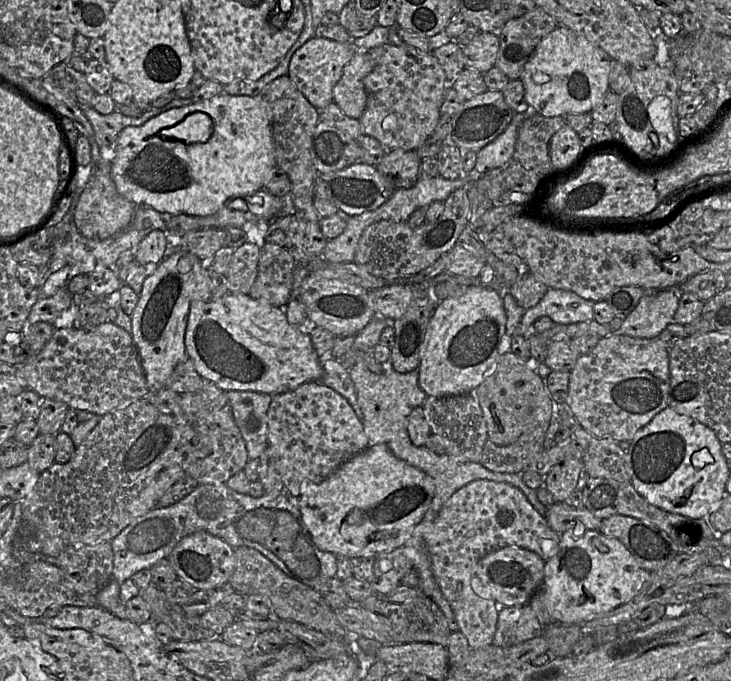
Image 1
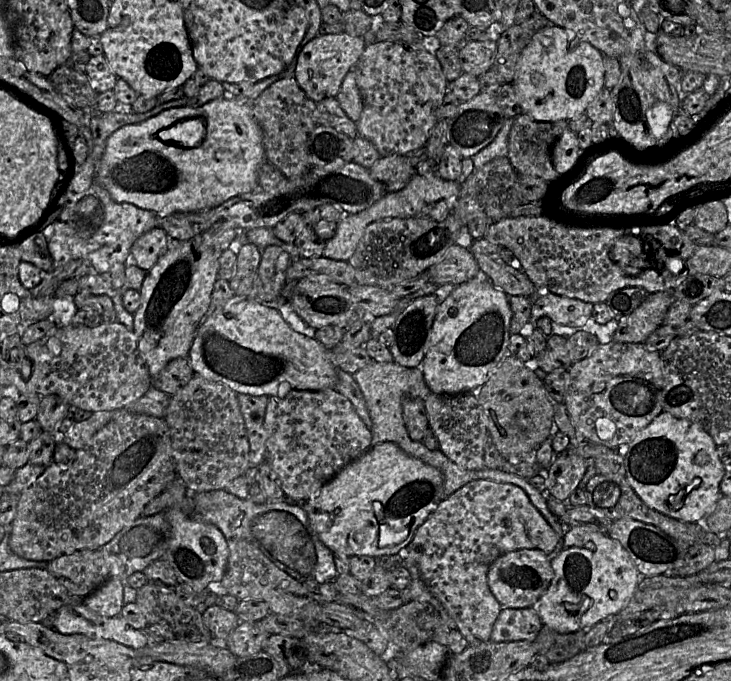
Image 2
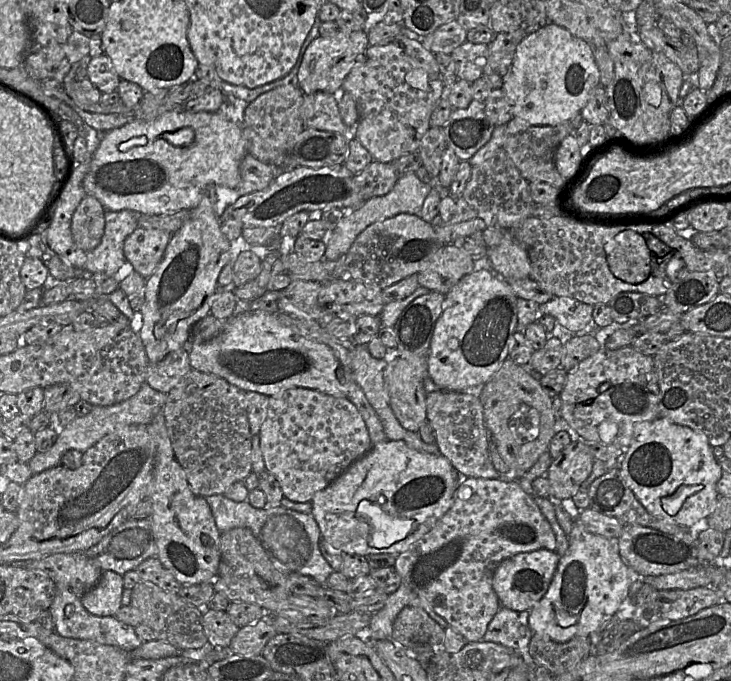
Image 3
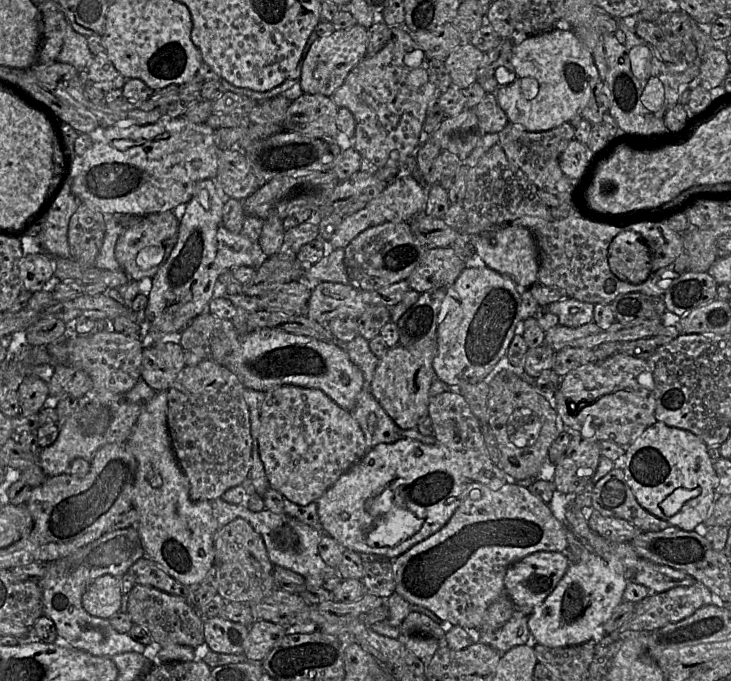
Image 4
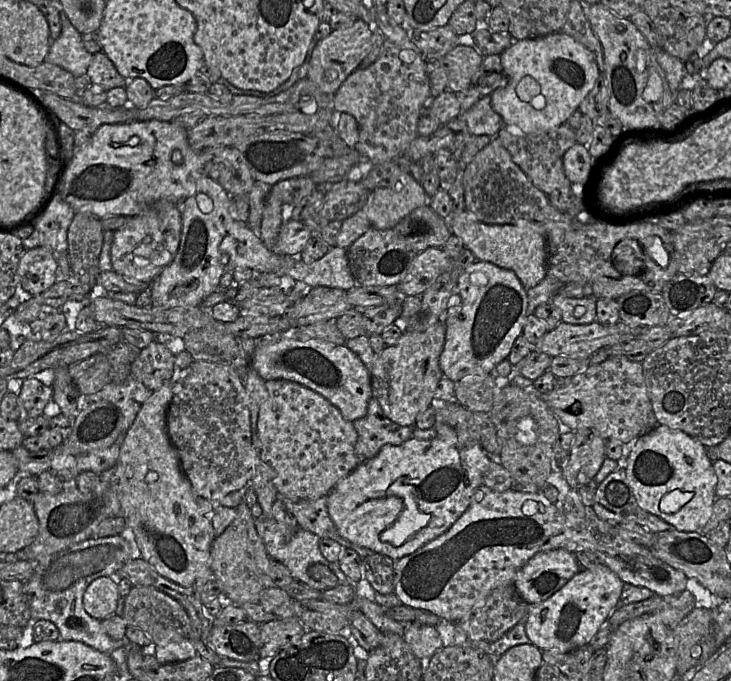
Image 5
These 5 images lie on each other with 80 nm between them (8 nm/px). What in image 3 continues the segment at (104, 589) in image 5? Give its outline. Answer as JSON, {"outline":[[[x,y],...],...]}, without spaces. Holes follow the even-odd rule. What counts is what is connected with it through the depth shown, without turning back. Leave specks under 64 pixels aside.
{"outline":[[[103,571],[99,581],[81,597],[81,601],[85,609],[93,615],[115,616],[123,606],[123,591],[123,576],[114,571]]]}

